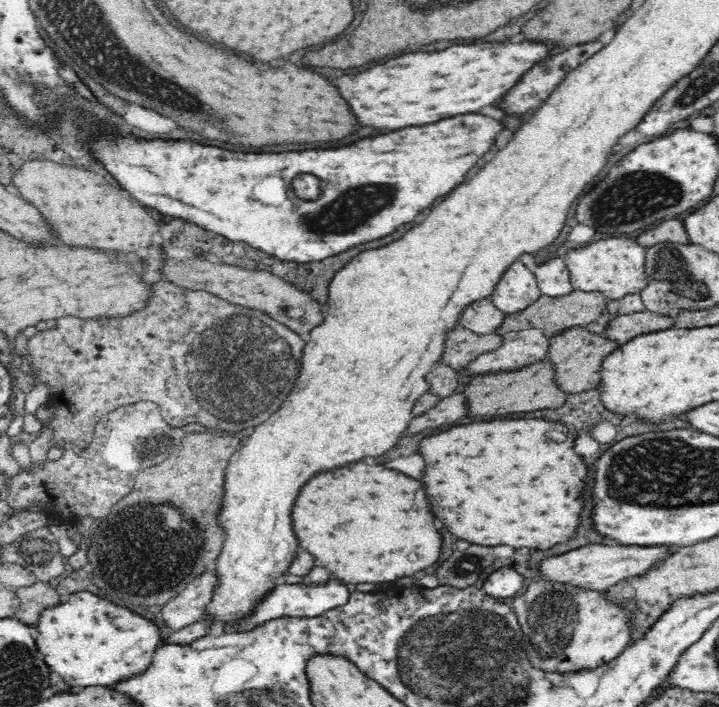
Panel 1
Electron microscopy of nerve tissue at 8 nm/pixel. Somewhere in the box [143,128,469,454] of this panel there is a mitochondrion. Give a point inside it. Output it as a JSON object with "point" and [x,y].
{"point":[238,363]}

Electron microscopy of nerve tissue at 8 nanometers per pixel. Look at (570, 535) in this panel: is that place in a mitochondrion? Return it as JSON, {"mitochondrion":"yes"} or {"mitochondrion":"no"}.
{"mitochondrion":"no"}

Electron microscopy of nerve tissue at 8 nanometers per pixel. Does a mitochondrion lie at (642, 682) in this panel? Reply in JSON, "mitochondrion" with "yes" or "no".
{"mitochondrion":"no"}

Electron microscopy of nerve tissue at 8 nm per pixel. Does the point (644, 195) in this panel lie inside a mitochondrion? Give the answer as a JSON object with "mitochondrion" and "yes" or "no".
{"mitochondrion":"yes"}

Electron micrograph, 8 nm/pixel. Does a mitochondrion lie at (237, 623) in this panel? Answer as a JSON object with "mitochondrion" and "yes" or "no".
{"mitochondrion":"no"}

